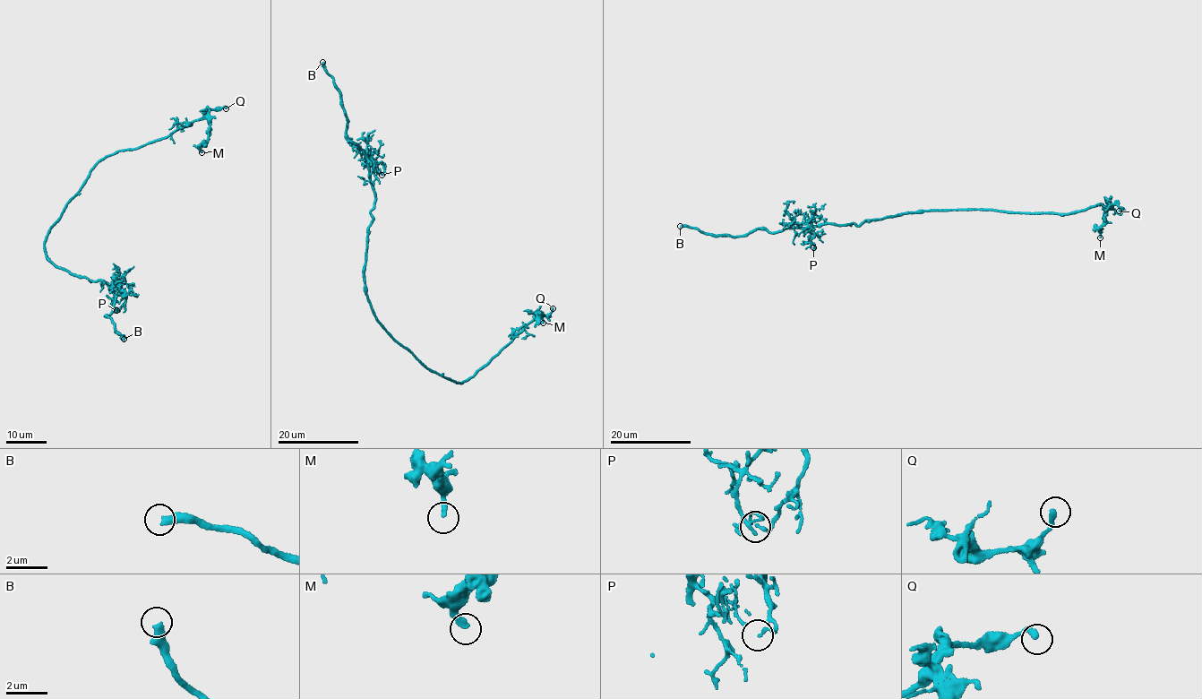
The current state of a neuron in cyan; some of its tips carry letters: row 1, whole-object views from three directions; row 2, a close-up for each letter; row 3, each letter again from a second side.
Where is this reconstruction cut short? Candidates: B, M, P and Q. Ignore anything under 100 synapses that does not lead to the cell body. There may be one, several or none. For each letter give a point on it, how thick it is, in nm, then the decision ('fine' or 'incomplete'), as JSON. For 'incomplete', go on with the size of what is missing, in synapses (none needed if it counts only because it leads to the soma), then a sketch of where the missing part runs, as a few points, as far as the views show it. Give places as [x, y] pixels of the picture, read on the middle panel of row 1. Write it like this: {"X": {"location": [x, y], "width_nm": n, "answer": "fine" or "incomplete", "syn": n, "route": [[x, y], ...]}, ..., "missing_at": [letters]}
{"B": {"location": [322, 62], "width_nm": 400, "answer": "incomplete", "syn": 300}, "M": {"location": [543, 323], "width_nm": 260, "answer": "fine"}, "P": {"location": [382, 175], "width_nm": 100, "answer": "fine"}, "Q": {"location": [553, 308], "width_nm": 280, "answer": "fine"}, "missing_at": ["B"]}

